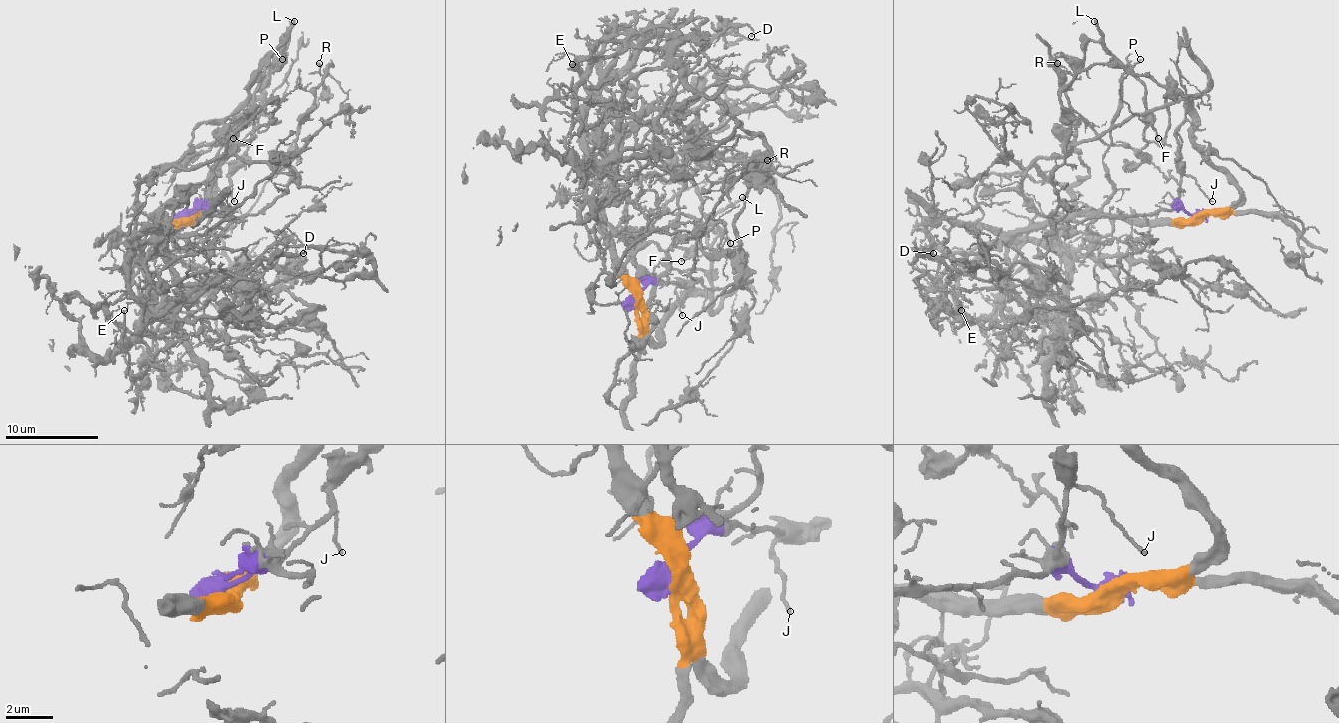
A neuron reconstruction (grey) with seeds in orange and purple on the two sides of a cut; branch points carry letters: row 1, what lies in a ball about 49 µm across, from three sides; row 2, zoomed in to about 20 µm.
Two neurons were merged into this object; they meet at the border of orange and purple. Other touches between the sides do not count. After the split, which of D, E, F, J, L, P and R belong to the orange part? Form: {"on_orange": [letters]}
{"on_orange": ["D", "E", "F", "L", "P"]}

